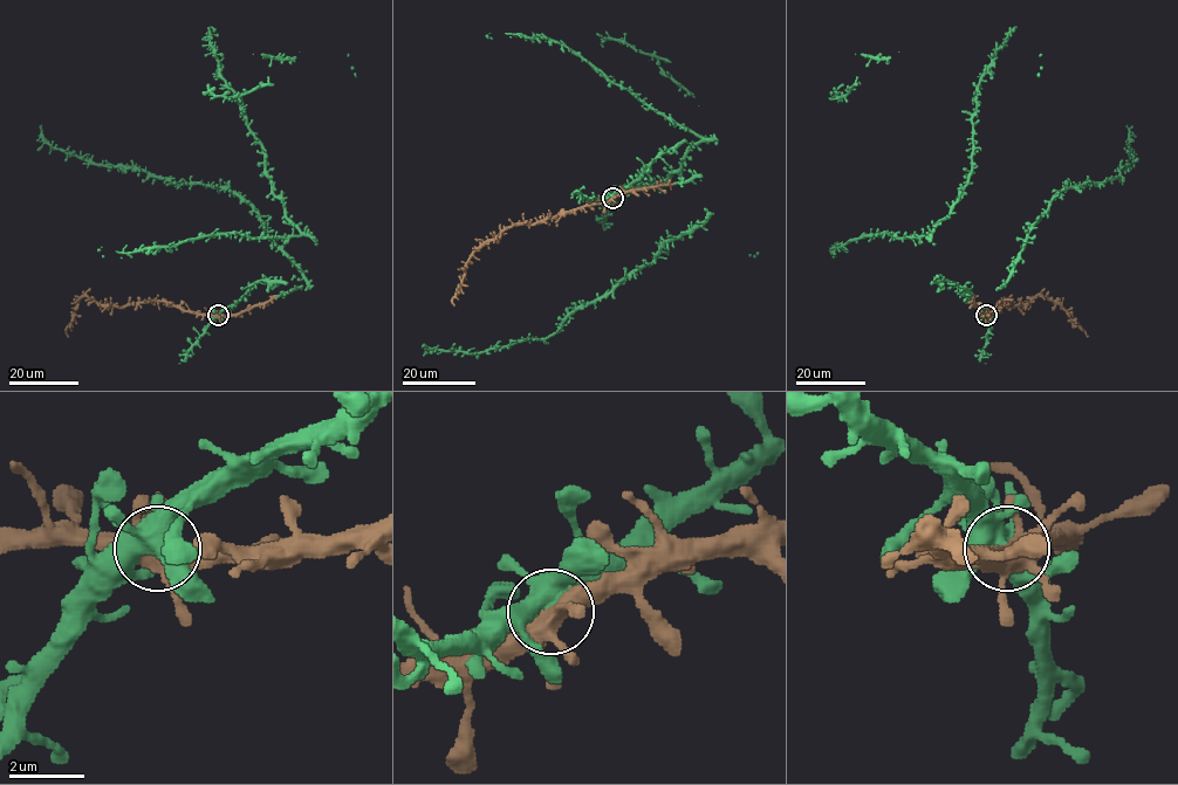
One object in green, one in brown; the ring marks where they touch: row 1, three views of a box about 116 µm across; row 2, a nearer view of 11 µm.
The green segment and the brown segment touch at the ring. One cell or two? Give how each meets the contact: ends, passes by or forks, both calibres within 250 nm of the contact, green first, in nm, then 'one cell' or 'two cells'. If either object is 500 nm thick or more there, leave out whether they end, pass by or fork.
green forks | brown forks | 440/440 nm | one cell

